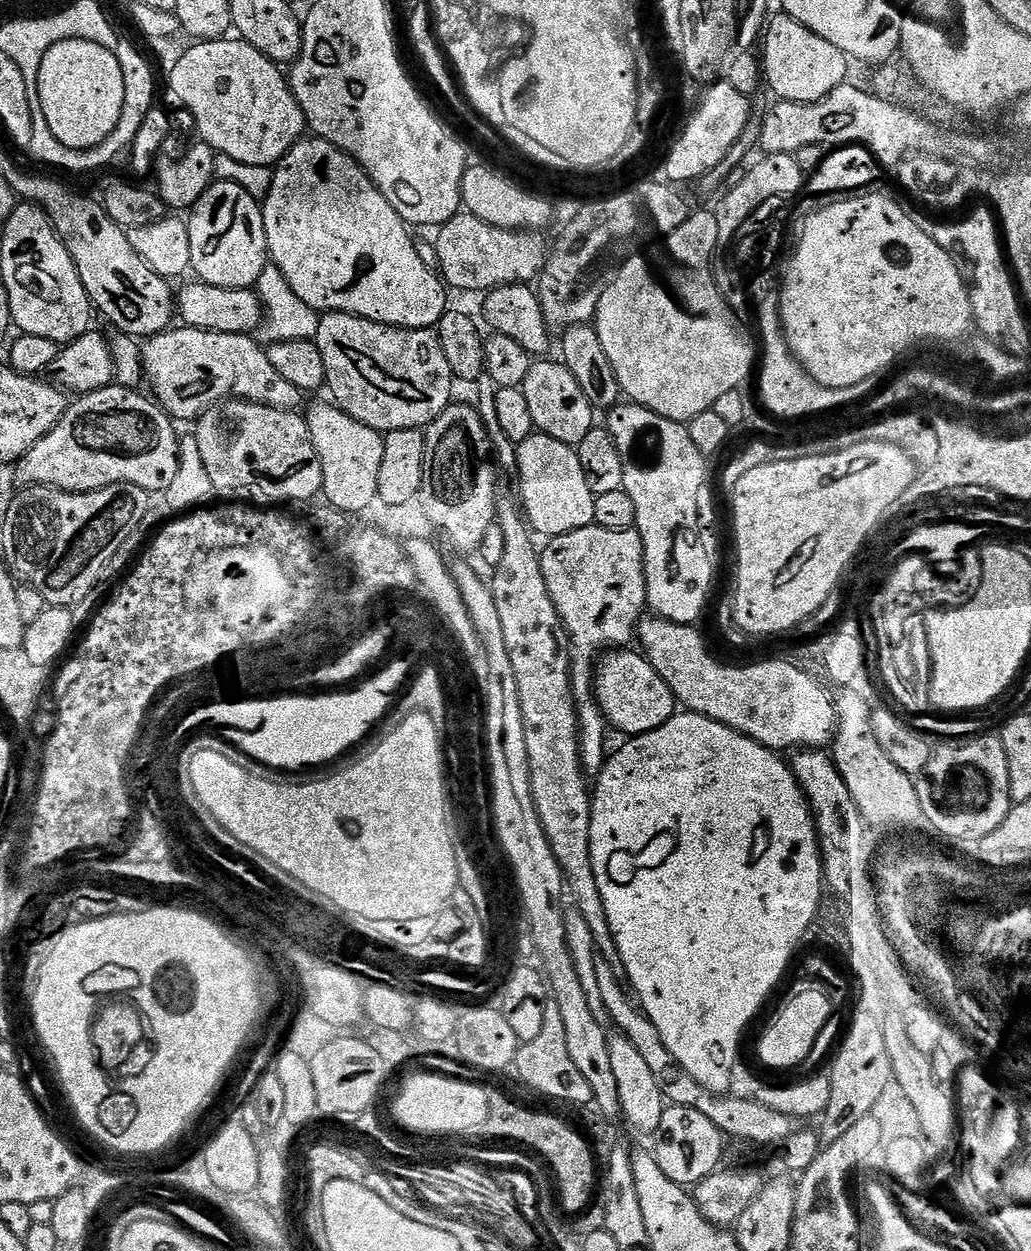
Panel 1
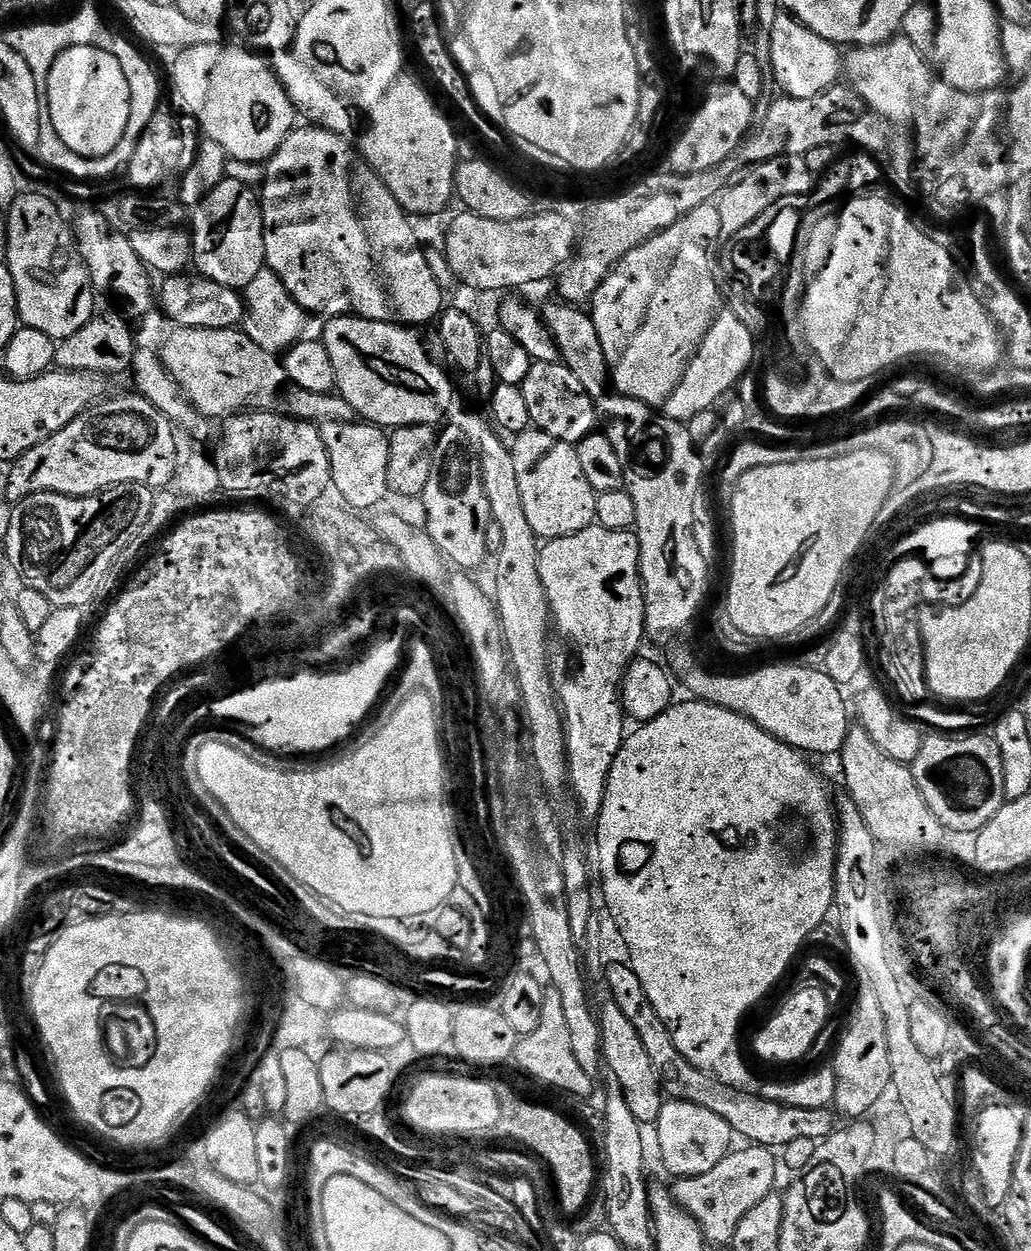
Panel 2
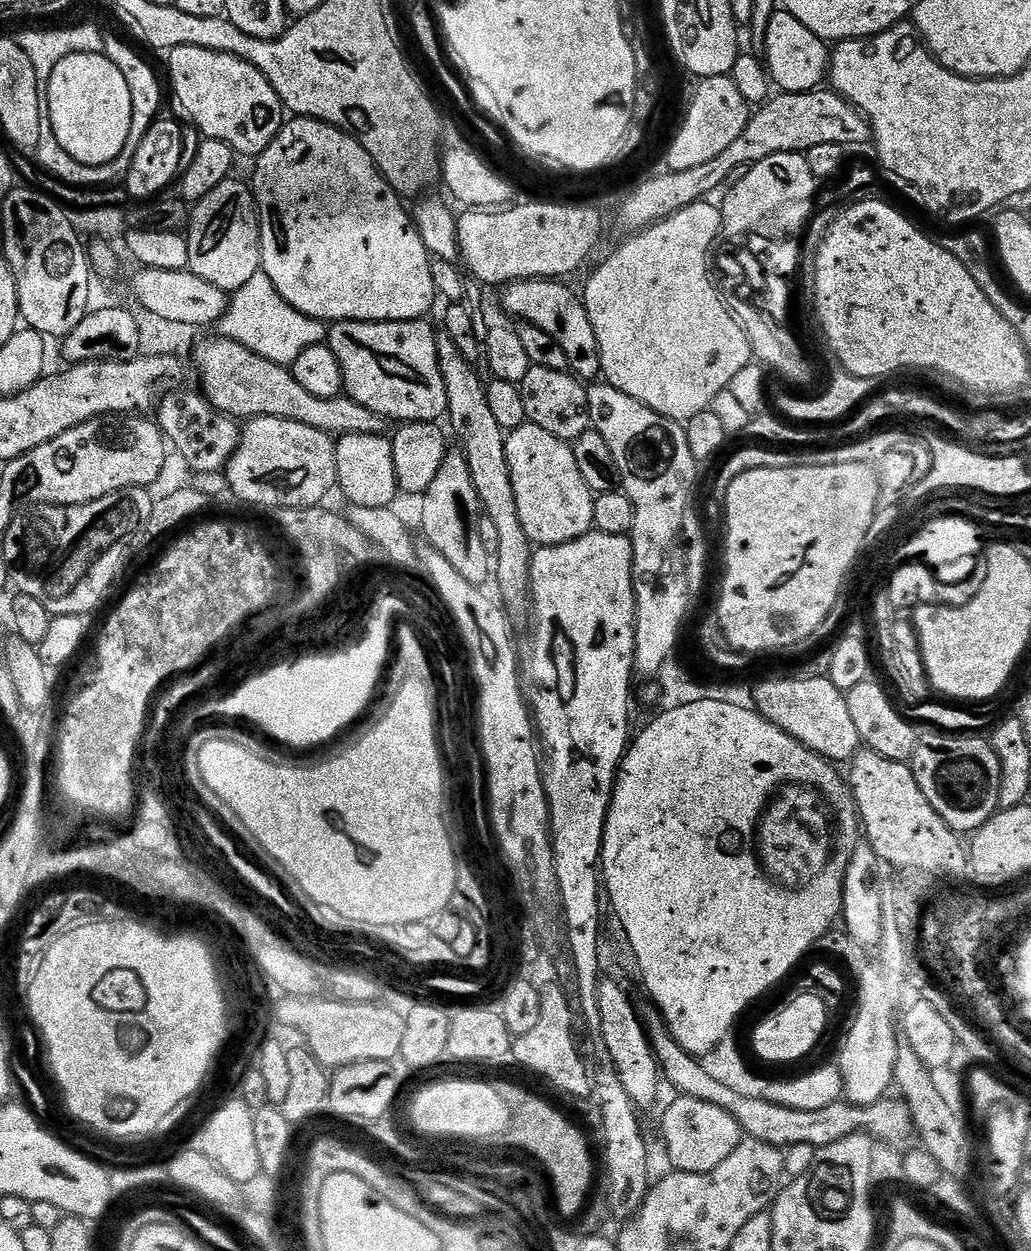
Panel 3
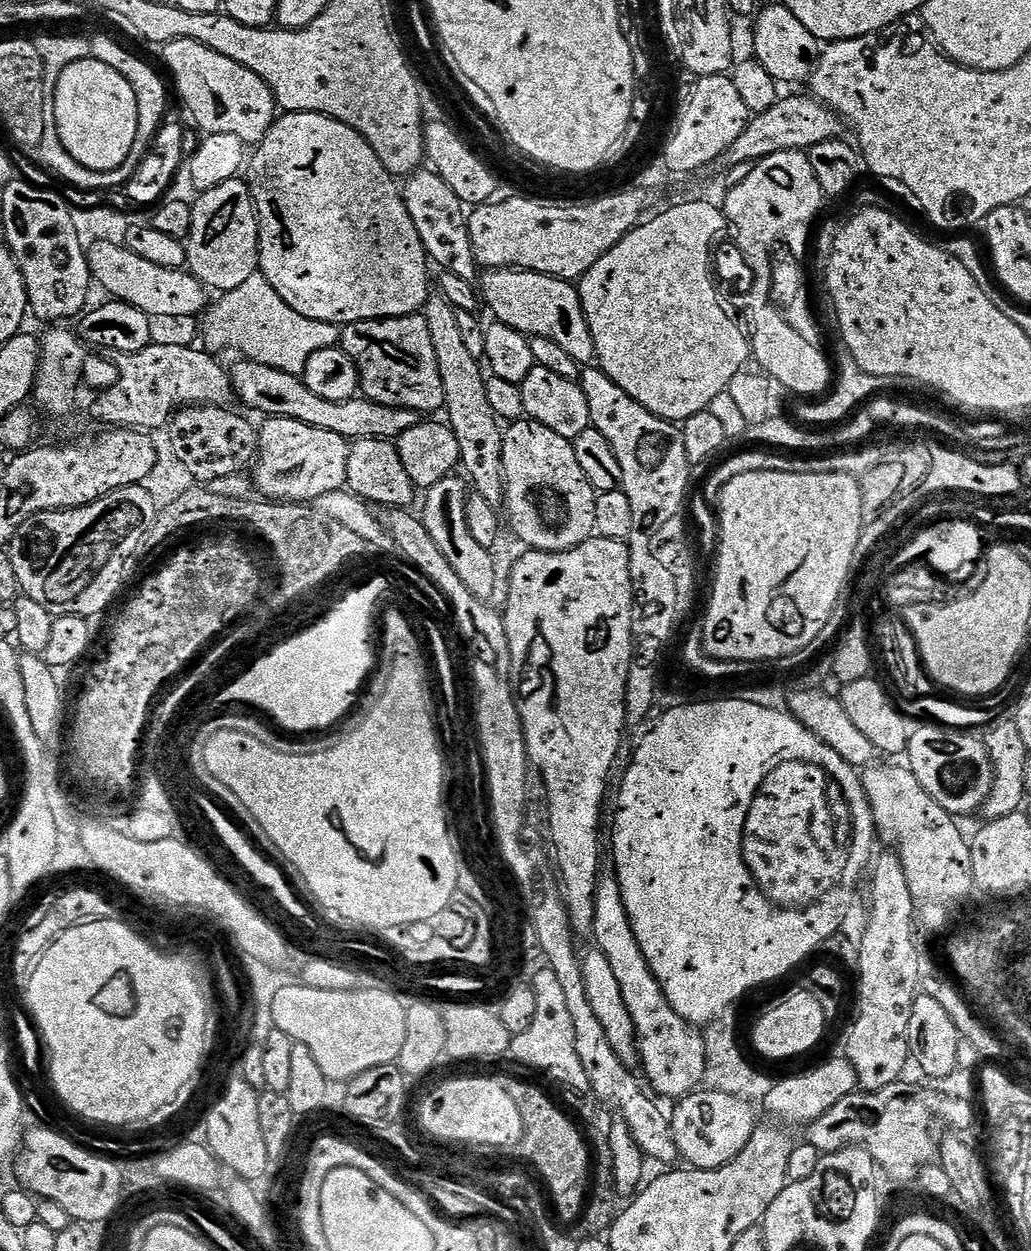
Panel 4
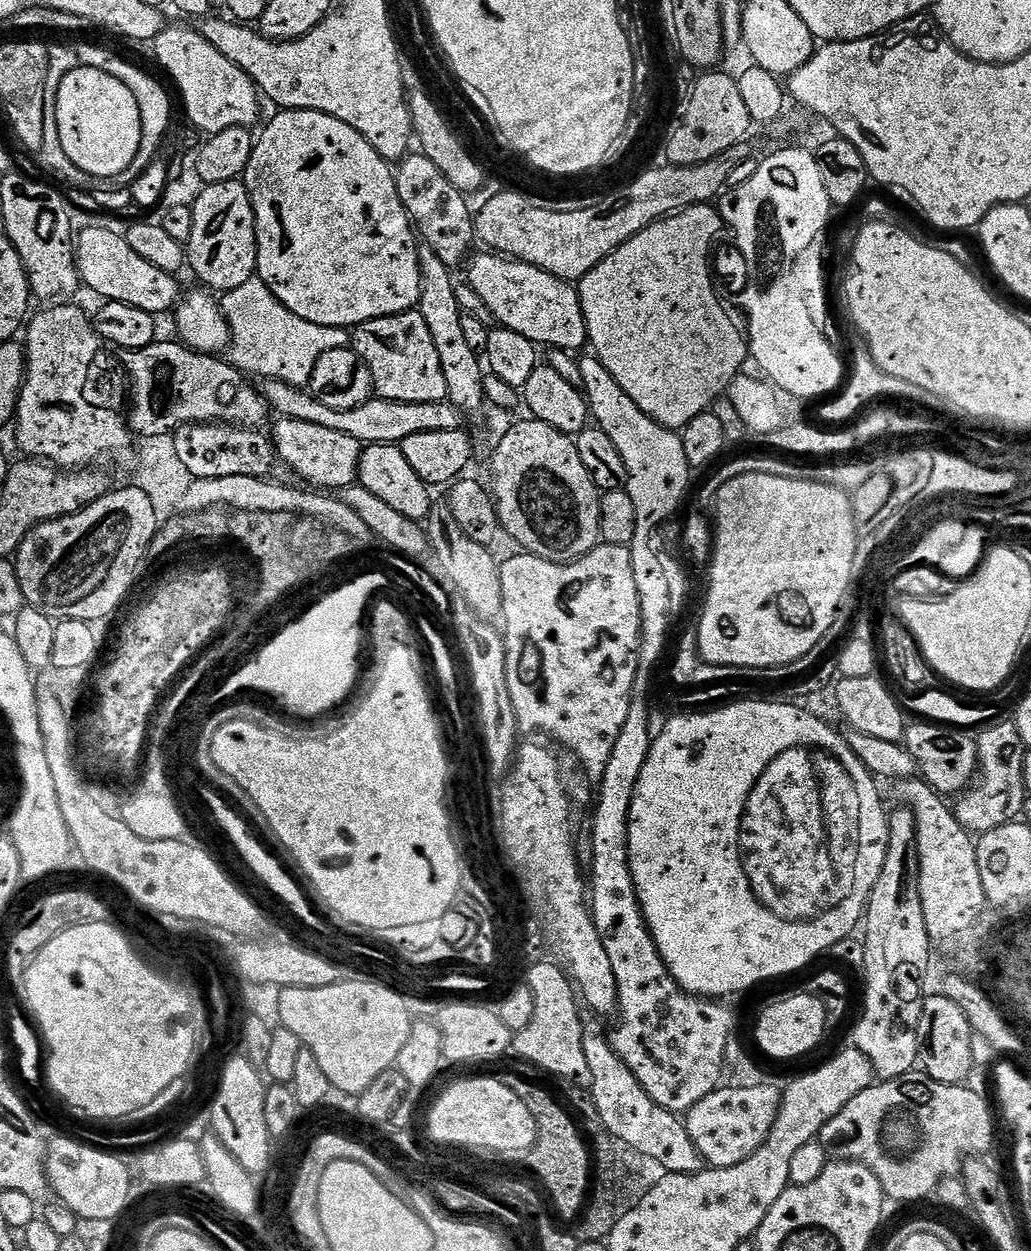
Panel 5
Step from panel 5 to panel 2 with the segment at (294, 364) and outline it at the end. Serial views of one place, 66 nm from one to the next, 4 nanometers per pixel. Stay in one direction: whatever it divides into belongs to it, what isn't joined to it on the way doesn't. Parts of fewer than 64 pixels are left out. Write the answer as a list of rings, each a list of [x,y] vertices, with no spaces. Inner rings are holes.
[[[265,266],[258,270],[254,282],[250,282],[248,287],[243,289],[242,295],[244,298],[242,331],[248,335],[250,342],[262,346],[262,350],[283,354],[298,342],[314,342],[323,337],[325,321],[315,312],[306,311],[290,295],[278,274],[274,274],[271,268]]]

